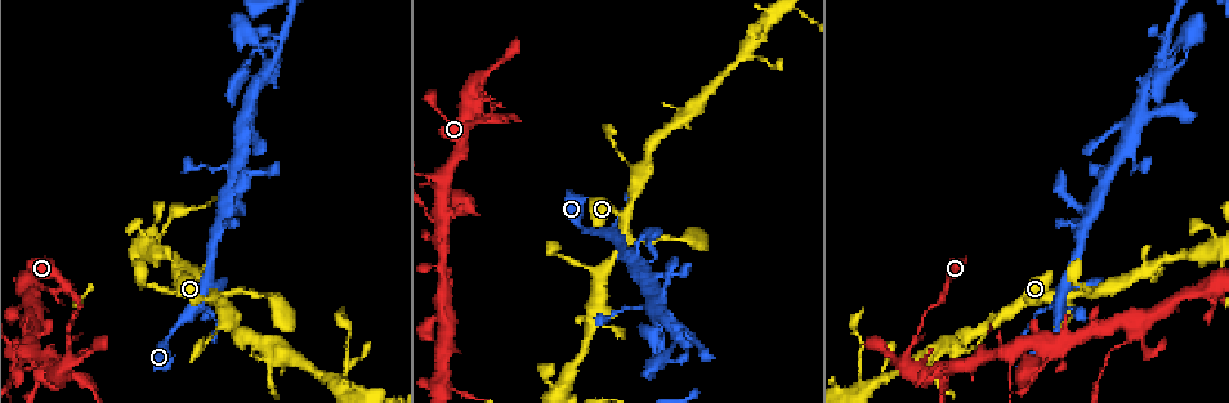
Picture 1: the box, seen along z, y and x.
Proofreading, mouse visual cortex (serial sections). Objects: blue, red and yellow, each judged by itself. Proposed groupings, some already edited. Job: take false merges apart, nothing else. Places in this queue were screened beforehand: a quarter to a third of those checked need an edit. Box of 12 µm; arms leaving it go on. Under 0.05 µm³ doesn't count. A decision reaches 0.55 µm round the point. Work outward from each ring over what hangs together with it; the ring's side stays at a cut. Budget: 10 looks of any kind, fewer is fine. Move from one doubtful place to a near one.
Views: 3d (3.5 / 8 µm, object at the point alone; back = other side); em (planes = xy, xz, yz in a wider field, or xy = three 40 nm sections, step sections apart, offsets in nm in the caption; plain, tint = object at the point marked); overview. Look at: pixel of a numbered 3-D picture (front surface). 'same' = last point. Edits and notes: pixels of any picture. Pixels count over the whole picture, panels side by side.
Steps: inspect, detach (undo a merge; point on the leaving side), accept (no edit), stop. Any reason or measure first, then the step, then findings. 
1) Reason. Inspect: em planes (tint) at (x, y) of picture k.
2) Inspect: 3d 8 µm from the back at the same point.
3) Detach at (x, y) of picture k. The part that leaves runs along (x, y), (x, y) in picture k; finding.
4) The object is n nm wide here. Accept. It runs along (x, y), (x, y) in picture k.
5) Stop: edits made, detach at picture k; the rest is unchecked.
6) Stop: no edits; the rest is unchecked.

A narrow waist. Inspect: 3d 3.5 µm at (1101, 289) of picture 1.

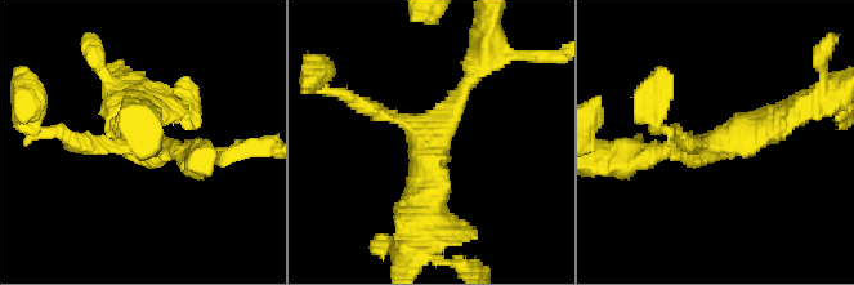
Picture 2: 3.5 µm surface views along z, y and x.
3 arms meet here; the arms are 150, 200, 350 nm wide. Inspect: em xy step 3 (tint) at (714, 144) of picture 2.

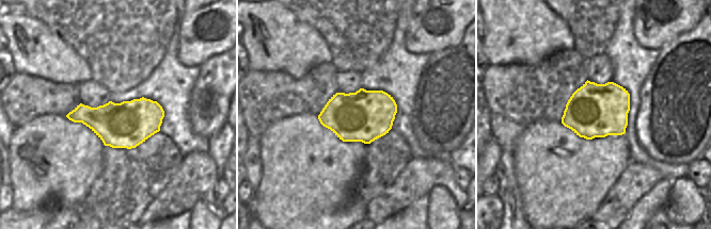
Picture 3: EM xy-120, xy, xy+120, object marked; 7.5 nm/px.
The object is 380 nm wide here. Accept. It runs along (474, 68), (428, 145), (424, 210) in picture 2; continuous, no second cell.

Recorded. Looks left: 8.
Abrupt turn. Inspect: 3d 3.5 µm at (939, 303) of picture 1.

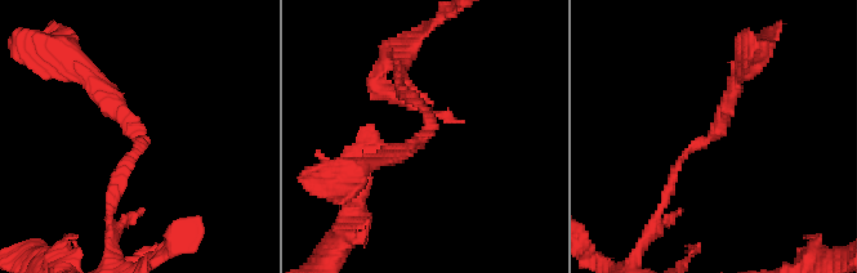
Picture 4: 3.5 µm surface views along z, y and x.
The arms are 100, 200 nm wide. Inspect: em xy step 2 (tint) at (711, 137) of picture 4.

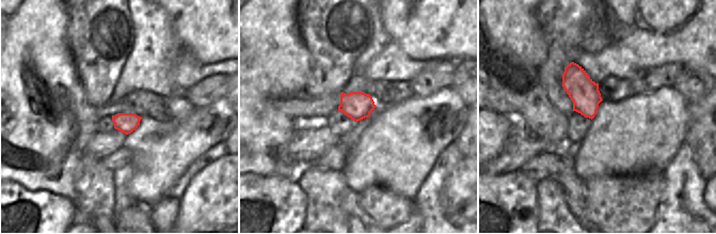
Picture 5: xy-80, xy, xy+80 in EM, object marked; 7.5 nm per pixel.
Accept. It runs along (739, 72), (719, 128), (682, 155), (666, 195) in picture 4; continuous, no second cell.

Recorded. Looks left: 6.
Four arms meet. Inspect: 3d 8 µm at (935, 370) of picture 1.

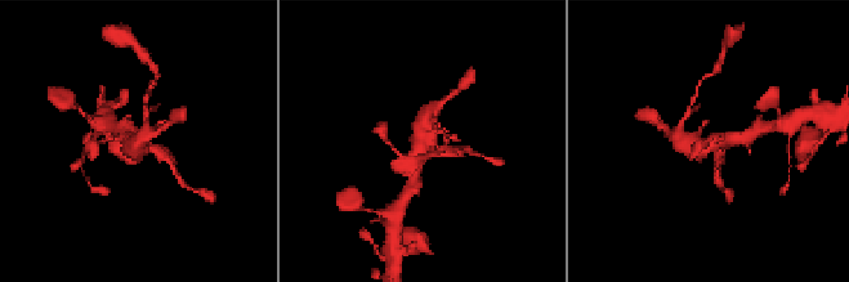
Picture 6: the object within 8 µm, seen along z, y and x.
Inspect: em xy step 3 (tint) at (712, 145) of picture 6.

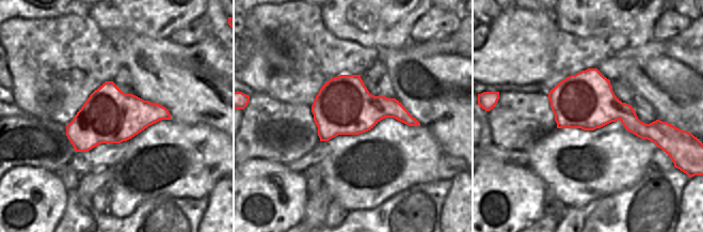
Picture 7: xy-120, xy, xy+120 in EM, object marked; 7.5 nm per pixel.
Accept. It runs along (433, 110), (423, 119), (415, 173) in picture 6; all the same cell.

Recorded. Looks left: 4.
Calibre changes. Inspect: 3d 3.5 µm at (1051, 352) of picture 1.

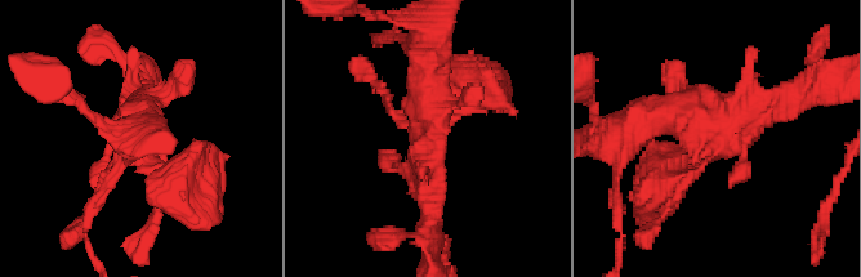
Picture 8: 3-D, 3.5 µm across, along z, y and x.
Now the EM. Inspect: em xy step 3 (tint) at (424, 137) of picture 8.

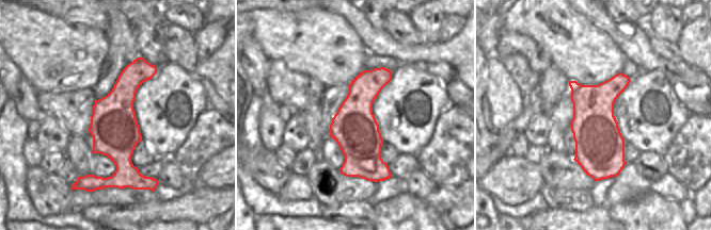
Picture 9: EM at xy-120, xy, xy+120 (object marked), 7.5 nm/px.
Another direction. Inspect: em planes (tint) at the same point.

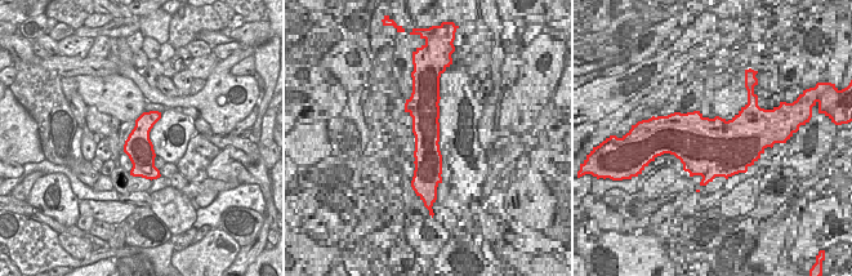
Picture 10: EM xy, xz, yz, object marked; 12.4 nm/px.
Accept. It runs along (634, 125), (743, 129), (792, 94) in picture 8; all the same cell.

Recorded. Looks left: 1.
Stop: no edits; the rest is unchecked.

